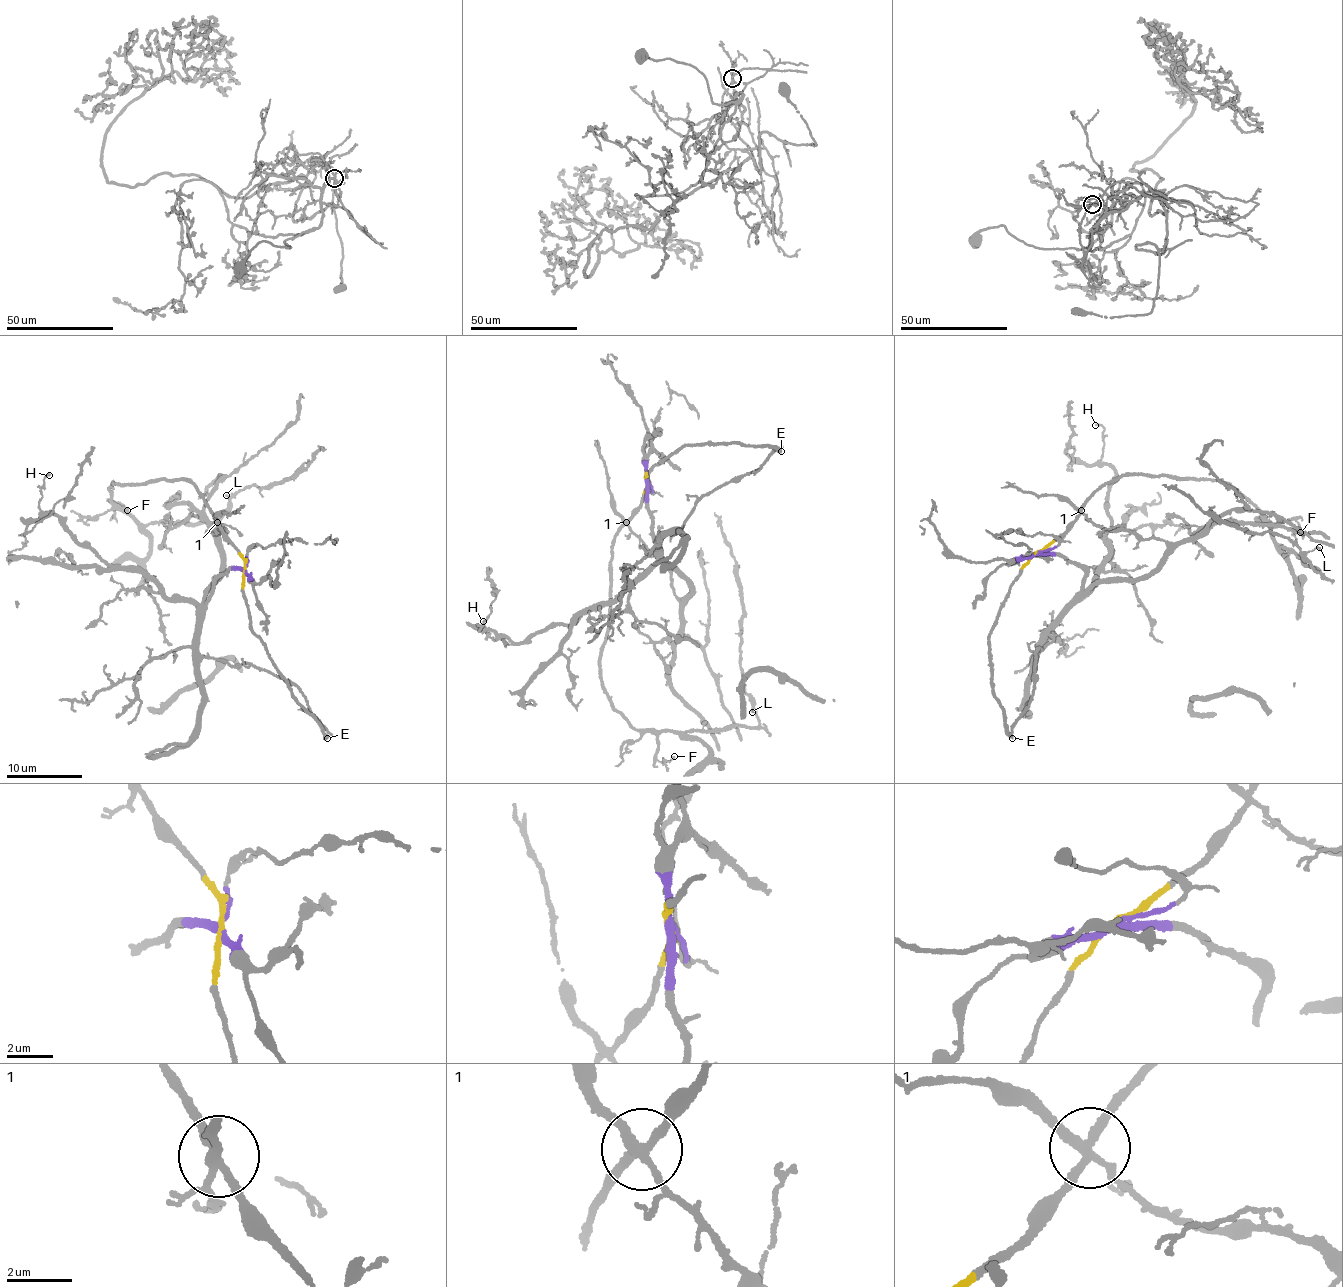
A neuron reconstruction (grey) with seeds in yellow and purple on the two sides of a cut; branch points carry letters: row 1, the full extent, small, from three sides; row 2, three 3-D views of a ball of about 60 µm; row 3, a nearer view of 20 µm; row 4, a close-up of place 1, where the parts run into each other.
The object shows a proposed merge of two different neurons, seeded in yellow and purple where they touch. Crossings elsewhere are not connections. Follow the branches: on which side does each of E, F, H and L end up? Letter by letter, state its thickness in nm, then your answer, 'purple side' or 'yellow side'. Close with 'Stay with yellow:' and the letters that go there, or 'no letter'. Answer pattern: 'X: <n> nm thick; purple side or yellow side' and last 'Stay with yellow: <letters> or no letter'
E: 400 nm thick; yellow side
F: 110 nm thick; yellow side
H: 140 nm thick; purple side
L: 110 nm thick; yellow side
Stay with yellow: E, F, L

